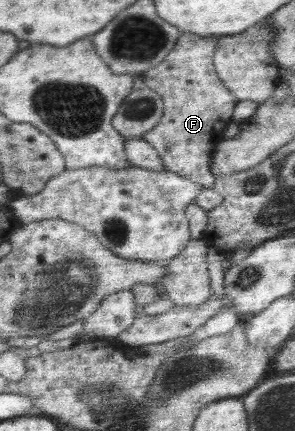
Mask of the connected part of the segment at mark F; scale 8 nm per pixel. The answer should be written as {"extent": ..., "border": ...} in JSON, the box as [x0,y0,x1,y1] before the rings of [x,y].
{"extent":[140,33,237,188],"border":[[[183,33],[170,53],[140,78],[141,82],[162,95],[165,115],[143,139],[158,152],[165,170],[186,176],[211,188],[215,178],[210,164],[215,146],[224,140],[222,131],[230,123],[237,97],[221,82],[213,64],[214,40]]]}

